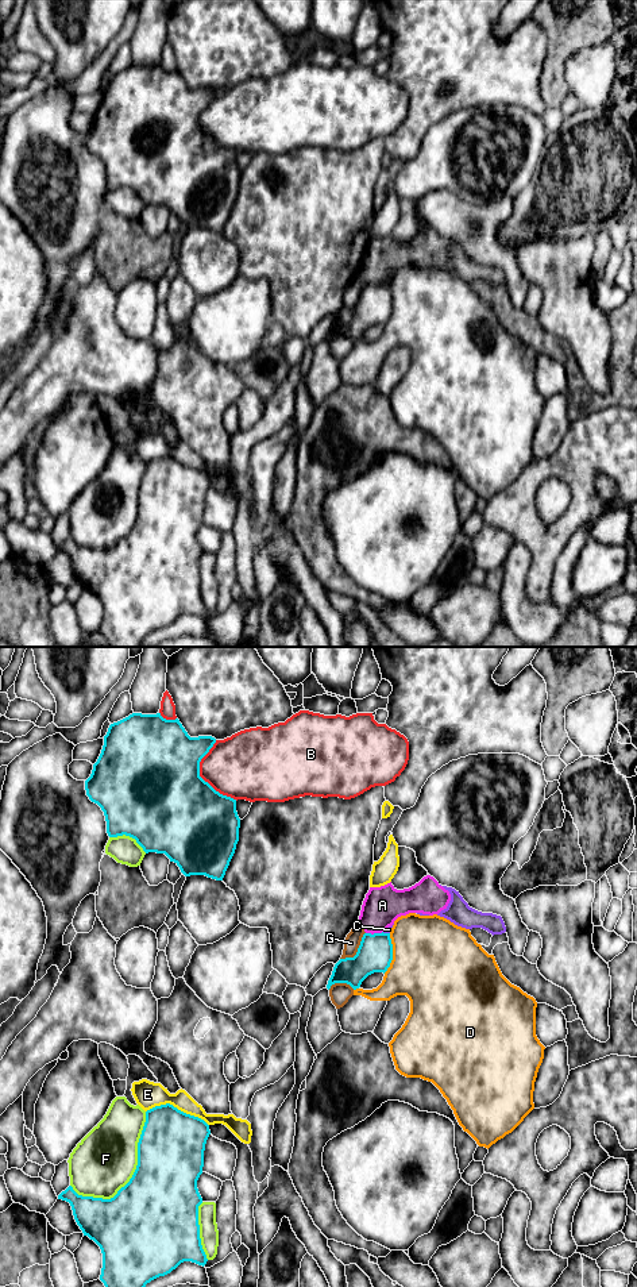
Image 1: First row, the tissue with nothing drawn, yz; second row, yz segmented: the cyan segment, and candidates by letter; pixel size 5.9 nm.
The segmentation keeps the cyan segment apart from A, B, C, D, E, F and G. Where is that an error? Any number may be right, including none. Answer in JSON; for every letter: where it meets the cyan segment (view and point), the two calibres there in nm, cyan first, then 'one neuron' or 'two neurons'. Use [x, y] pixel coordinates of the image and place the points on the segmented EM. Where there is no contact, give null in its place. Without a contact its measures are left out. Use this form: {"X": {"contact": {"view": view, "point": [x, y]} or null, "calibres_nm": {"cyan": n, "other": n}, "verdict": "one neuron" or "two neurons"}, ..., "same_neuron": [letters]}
{"A": {"contact": {"view": "yz", "point": [374, 933]}, "calibres_nm": {"cyan": 200, "other": 220}, "verdict": "two neurons"}, "B": {"contact": {"view": "yz", "point": [200, 777]}, "calibres_nm": {"cyan": 500, "other": 380}, "verdict": "two neurons"}, "C": {"contact": {"view": "yz", "point": [386, 933]}, "calibres_nm": {"cyan": 200, "other": 30}, "verdict": "two neurons"}, "D": {"contact": {"view": "yz", "point": [392, 954]}, "calibres_nm": {"cyan": 200, "other": 480}, "verdict": "two neurons"}, "E": {"contact": {"view": "yz", "point": [176, 1108]}, "calibres_nm": {"cyan": 380, "other": 160}, "verdict": "two neurons"}, "F": {"contact": {"view": "yz", "point": [135, 1171]}, "calibres_nm": {"cyan": 460, "other": 360}, "verdict": "two neurons"}, "G": {"contact": {"view": "yz", "point": [358, 951]}, "calibres_nm": {"cyan": 200, "other": 90}, "verdict": "two neurons"}, "same_neuron": []}

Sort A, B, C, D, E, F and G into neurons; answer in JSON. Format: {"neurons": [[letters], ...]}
{"neurons": [["A", "C"], ["B"], ["D"], ["E"], ["F"], ["G"]]}

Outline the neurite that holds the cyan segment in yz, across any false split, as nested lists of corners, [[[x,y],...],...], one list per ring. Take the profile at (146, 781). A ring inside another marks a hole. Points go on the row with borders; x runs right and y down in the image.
[[[132,713],[109,725],[90,777],[85,781],[89,799],[104,812],[109,837],[130,836],[146,853],[165,853],[185,876],[205,875],[223,881],[239,841],[240,818],[236,799],[216,791],[200,777],[200,762],[216,743],[212,736],[190,737],[178,718]]]

